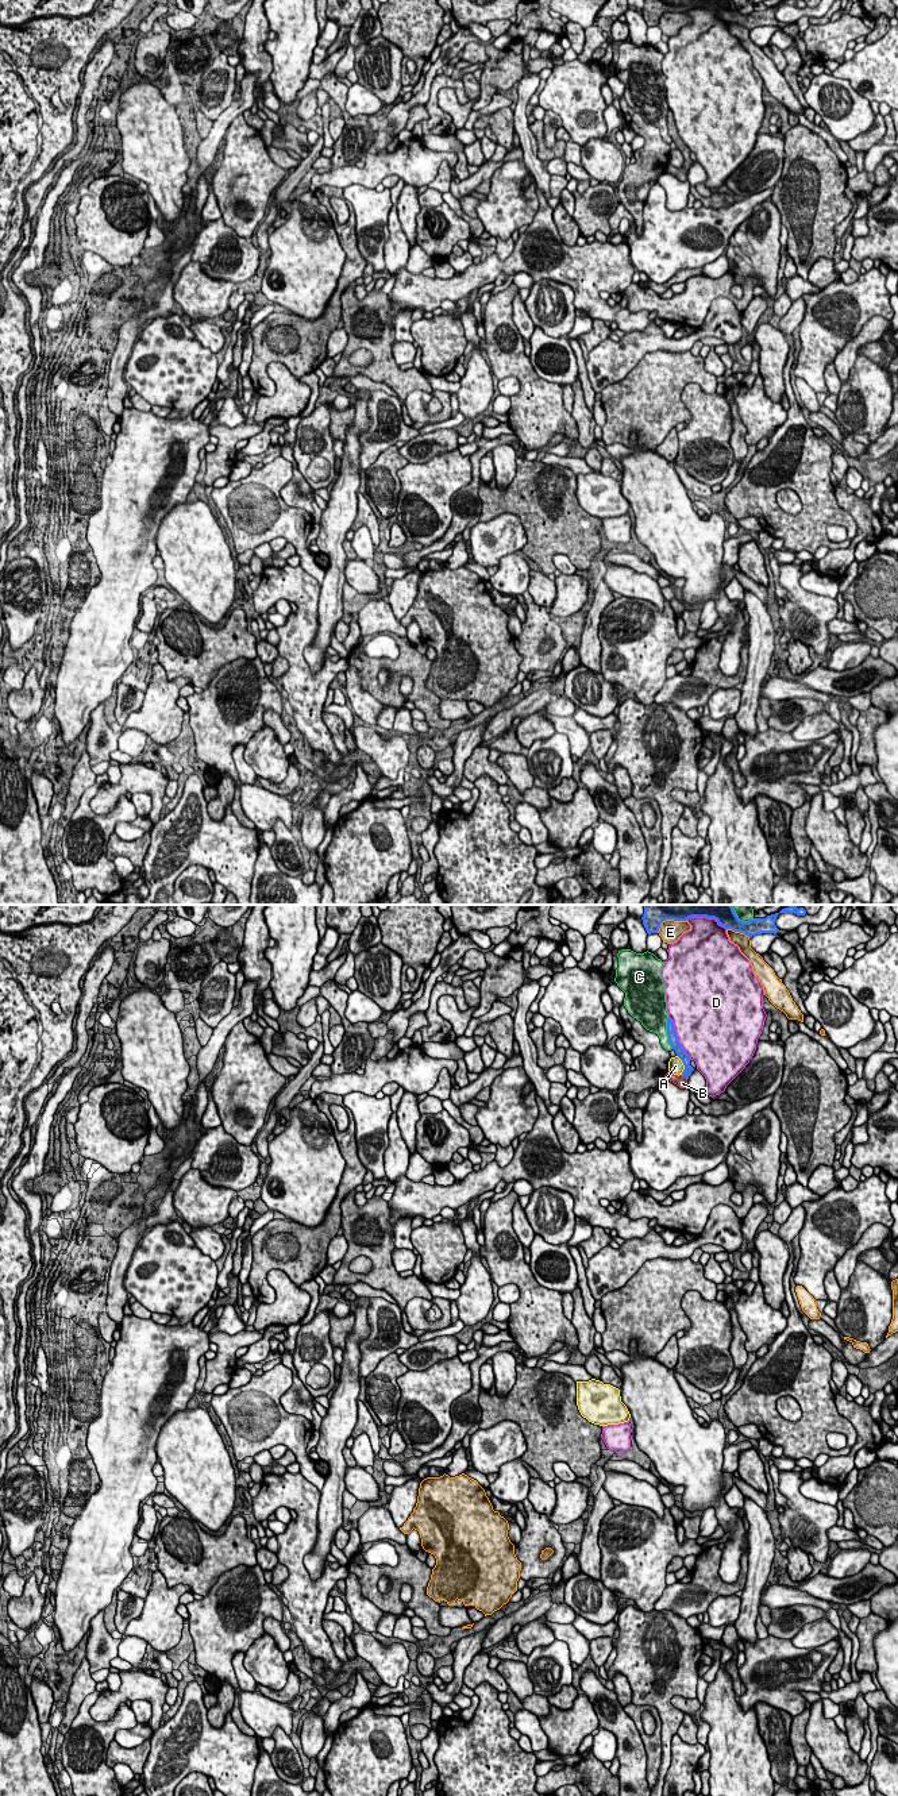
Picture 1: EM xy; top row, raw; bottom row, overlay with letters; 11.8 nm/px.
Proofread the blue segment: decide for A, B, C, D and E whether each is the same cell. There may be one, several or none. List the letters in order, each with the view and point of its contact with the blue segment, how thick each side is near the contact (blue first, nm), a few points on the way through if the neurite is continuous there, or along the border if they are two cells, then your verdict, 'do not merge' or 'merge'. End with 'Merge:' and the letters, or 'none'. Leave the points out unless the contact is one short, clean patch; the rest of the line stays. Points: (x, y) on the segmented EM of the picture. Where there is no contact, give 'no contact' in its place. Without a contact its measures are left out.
A: xy (683, 1064) | 120/190 nm | do not merge
B: xy (683, 1075) | 120/140 nm | across xy (682, 1055), (686, 1059), (683, 1075), (681, 1082) | merge
C: xy (667, 1033) | 120/320 nm | do not merge
D: xy (677, 1037) | 120/480 nm | do not merge
E: xy (739, 931) | 240/170 nm | do not merge
Merge: B

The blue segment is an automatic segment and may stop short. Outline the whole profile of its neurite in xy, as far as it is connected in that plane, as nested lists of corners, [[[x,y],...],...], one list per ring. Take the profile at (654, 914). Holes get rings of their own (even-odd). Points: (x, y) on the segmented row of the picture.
[[[644,905],[641,917],[648,934],[658,933],[663,921],[686,921],[691,917],[714,918],[725,929],[744,933],[749,939],[762,933],[778,933],[775,920],[779,913],[766,918],[743,922],[737,918],[732,905]]]

